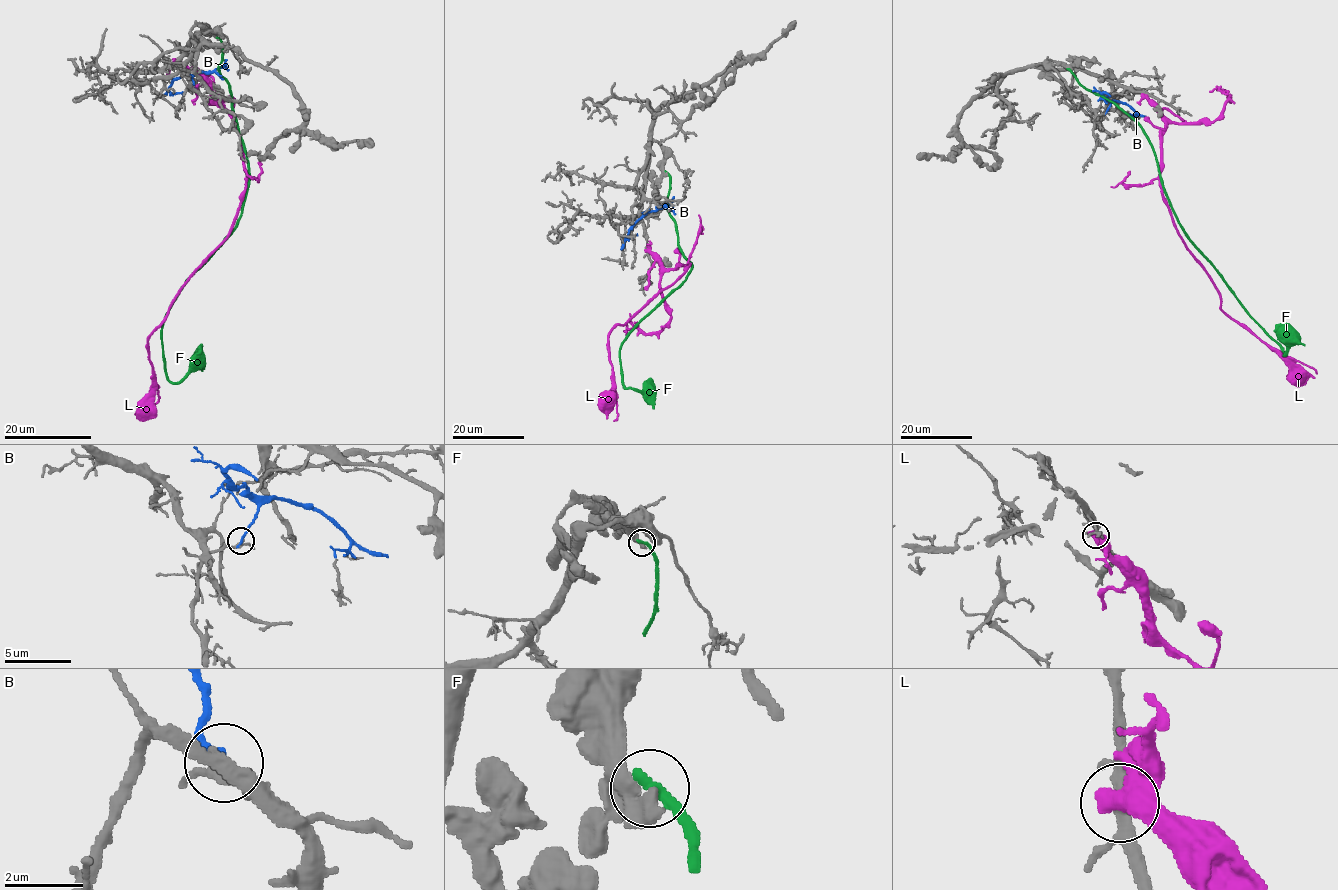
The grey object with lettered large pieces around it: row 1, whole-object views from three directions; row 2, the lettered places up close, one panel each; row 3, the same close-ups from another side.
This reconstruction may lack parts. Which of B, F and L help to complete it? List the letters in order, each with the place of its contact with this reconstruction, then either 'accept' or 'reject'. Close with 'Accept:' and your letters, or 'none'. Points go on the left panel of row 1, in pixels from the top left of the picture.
B: meets grey at (195, 90); reject
F: meets grey at (218, 38); reject
L: meets grey at (194, 68); reject
Accept: none

